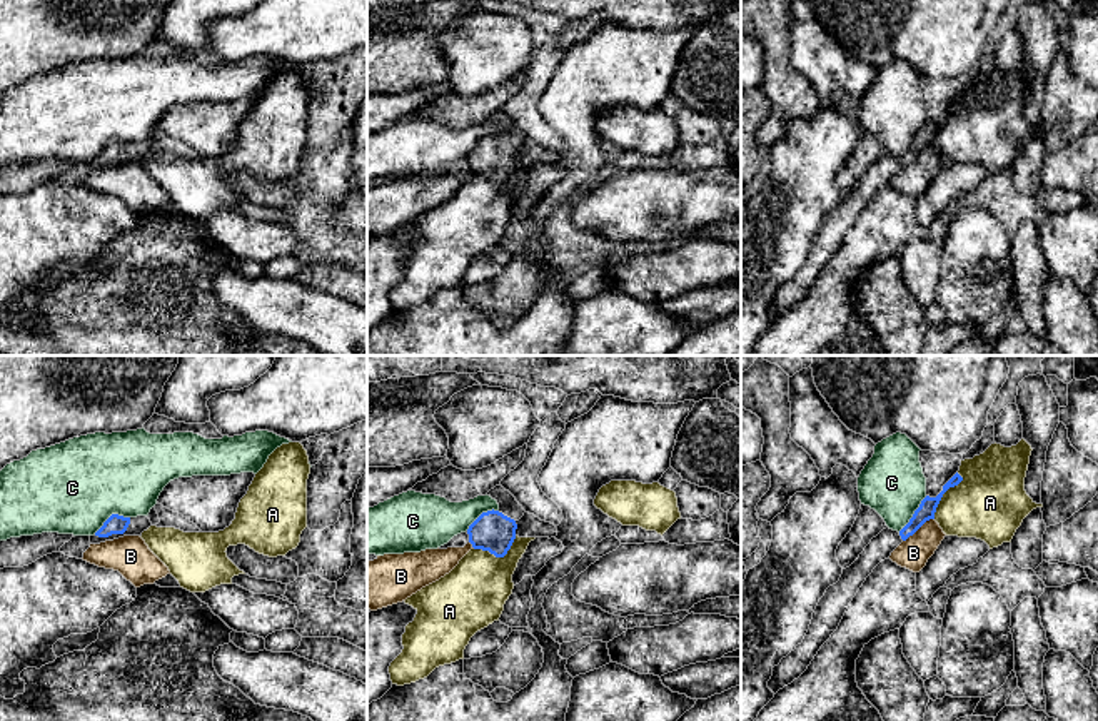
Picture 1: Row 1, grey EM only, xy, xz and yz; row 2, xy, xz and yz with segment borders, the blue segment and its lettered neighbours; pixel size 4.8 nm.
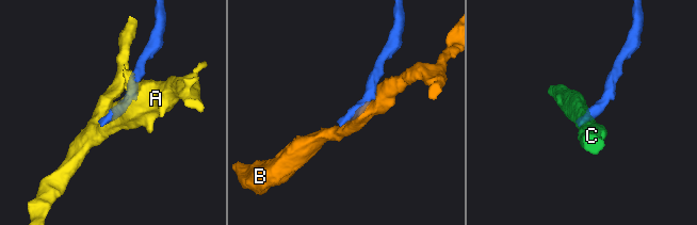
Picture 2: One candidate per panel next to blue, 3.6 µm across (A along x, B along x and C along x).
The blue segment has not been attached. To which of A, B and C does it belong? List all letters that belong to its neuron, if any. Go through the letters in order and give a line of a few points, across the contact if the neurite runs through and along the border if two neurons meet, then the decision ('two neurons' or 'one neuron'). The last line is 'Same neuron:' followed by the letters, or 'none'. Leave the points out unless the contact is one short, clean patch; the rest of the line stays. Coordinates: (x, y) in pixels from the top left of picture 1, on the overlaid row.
A: two neurons
B: line yz (933, 518), (926, 519), (903, 541); two neurons
C: line xy (129, 516), (112, 514), (94, 533); two neurons
Same neuron: none

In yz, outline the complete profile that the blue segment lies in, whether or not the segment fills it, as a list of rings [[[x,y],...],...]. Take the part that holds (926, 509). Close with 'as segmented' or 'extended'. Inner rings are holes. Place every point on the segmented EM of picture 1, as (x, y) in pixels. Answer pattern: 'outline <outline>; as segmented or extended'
outline [[[956,472],[936,497],[926,496],[919,507],[914,511],[909,522],[898,532],[889,527],[883,529],[864,547],[859,557],[846,569],[839,581],[829,586],[824,596],[819,599],[809,629],[801,644],[796,646],[778,666],[773,668],[773,676],[768,681],[768,688],[776,694],[784,686],[798,679],[811,664],[821,646],[838,629],[849,603],[873,572],[873,569],[909,536],[913,536],[926,521],[934,519],[936,507],[943,494],[958,486],[963,477]]]; extended

